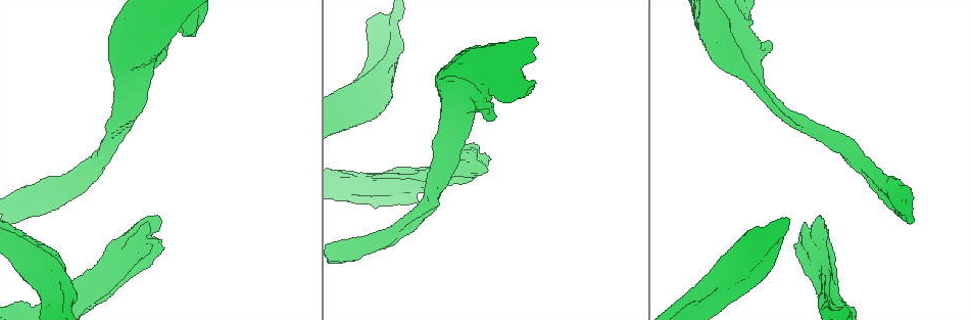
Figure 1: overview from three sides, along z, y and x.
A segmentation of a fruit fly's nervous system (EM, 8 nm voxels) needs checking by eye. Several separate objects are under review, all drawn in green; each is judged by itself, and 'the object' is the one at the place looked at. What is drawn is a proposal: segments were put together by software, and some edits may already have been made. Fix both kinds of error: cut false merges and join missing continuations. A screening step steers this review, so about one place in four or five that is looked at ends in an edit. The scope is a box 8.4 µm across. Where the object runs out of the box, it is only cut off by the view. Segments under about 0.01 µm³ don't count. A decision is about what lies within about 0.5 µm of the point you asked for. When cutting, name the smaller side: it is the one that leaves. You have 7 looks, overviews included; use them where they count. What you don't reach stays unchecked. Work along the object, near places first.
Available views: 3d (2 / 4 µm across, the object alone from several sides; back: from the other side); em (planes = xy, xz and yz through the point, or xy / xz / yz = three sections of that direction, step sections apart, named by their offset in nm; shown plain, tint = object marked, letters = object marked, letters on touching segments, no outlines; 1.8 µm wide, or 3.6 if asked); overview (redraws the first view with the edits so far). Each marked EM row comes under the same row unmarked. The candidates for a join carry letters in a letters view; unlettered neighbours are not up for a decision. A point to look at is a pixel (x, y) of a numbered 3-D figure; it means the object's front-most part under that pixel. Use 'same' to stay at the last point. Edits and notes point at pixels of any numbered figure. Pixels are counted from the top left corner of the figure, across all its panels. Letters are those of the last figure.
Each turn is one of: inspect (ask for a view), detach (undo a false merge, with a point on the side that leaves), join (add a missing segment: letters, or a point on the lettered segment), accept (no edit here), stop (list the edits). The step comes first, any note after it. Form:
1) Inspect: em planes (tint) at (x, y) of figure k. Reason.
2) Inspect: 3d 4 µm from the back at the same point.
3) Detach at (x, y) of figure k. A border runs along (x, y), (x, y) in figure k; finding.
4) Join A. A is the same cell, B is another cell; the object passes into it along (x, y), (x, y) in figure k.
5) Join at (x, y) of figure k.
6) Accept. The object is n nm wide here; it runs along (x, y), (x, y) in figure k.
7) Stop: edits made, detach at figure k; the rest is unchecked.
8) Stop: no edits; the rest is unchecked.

Inspect: 3d 4 µm at (672, 305) of figure 1. Free end.

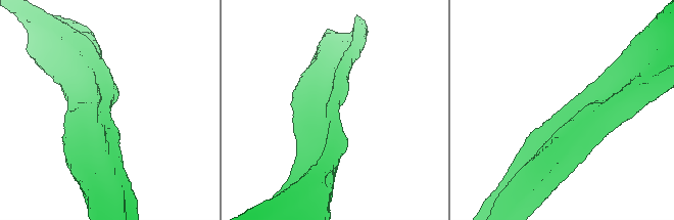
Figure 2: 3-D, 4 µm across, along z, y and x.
Inspect: em xz step 8 (tint) at (334, 102) of figure 2.

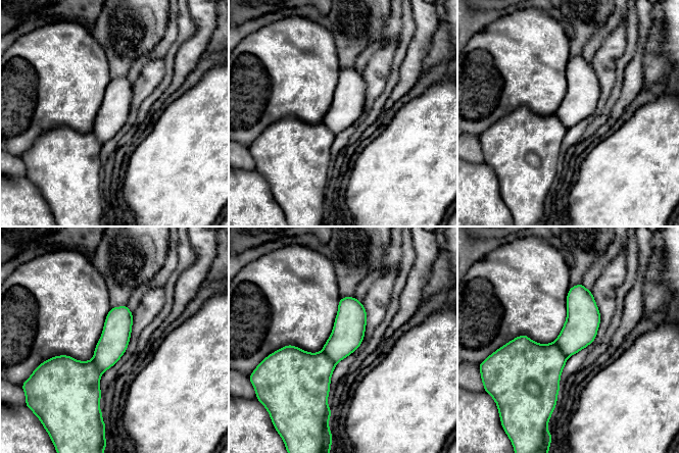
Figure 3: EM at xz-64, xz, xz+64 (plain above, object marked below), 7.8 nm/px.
Inspect: em planes (letters) at the same point. Another direction.

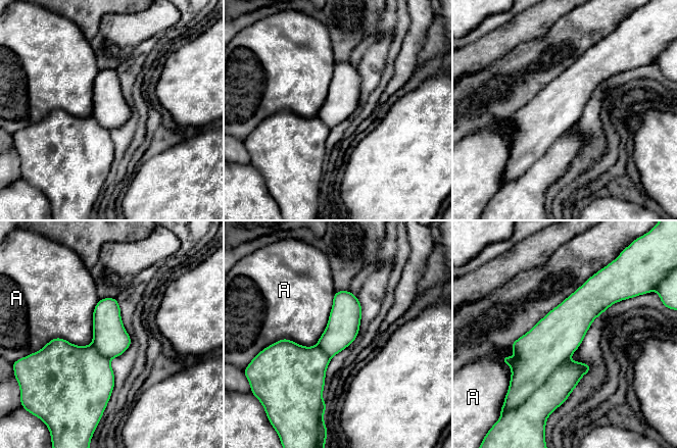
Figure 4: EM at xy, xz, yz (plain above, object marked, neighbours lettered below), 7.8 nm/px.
Detach at (547, 345) of figure 4. A is another cell; a border runs along (568, 358), (530, 396) in figure 4; a second cell is stuck on.

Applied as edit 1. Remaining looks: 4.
Inspect: 3d 2 µm at (478, 146) of figure 1. Thick end.

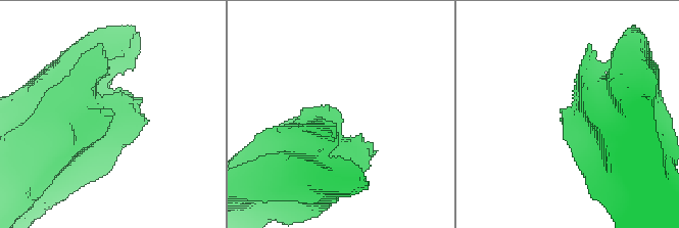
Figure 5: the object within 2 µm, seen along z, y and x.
Inspect: em planes (letters) at (111, 120) of figure 5.

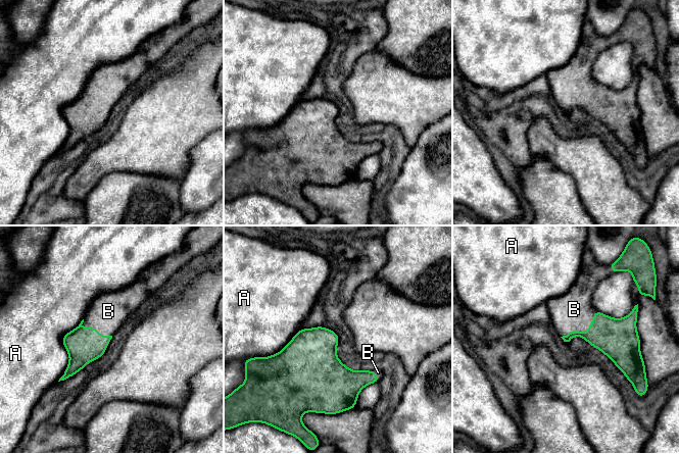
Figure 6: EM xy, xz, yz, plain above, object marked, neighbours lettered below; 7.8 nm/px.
Join at (574, 309) of figure 6. The longest contact is with A, 550 nm; B is the same cell, A is another cell; the object passes into it along (614, 337), (583, 332), (574, 309) in figure 6; it goes on there.

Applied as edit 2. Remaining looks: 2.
Inspect: 3d 4 µm at (802, 121) of figure 1. Side arm on a straight run.

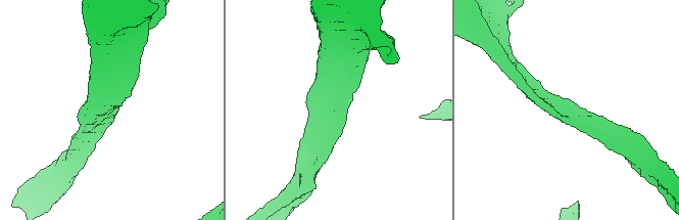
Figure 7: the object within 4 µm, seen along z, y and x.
Inspect: em 3.6 µm planes (letters) at (567, 105) of figure 7.

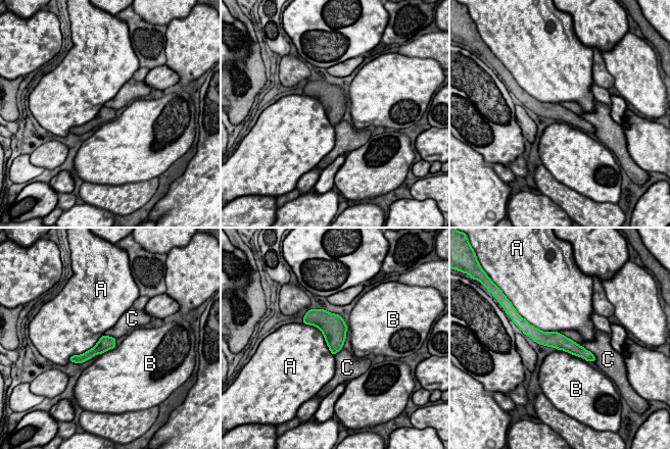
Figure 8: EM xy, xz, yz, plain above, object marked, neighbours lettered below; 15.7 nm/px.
Accept. A, B and C are other cells; it runs along (535, 336), (557, 340), (589, 355) in figure 8; one cell here.

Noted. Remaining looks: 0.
Stop: edits made, detach at figure 4, join at figure 6; the rest is unchecked.

